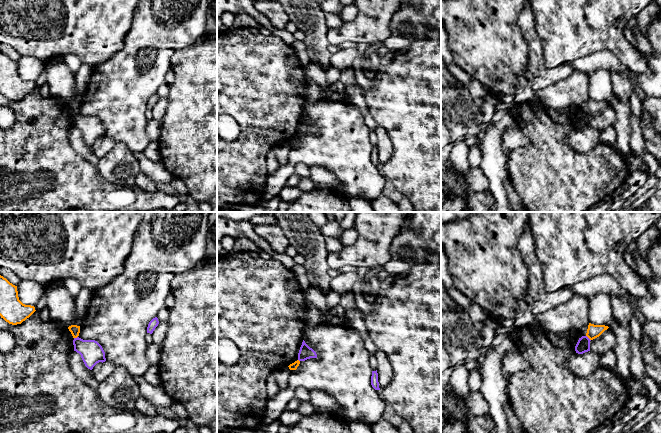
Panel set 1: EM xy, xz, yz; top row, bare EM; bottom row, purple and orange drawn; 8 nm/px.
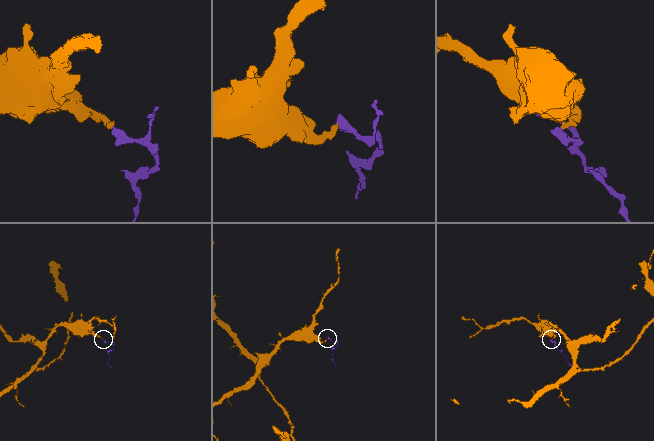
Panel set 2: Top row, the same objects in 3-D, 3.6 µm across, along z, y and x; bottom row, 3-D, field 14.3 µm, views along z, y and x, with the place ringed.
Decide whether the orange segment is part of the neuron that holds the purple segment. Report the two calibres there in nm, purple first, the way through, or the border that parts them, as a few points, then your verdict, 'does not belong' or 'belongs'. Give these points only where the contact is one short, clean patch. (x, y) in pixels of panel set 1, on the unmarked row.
calibres 110 and 110 nm; border yz (586, 111), (590, 116); does not belong

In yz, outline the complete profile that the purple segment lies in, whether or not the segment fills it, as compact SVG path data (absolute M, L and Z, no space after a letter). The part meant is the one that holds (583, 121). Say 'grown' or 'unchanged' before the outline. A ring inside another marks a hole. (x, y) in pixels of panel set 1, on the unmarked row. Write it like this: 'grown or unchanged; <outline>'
unchanged; M582 112L581 114L579 114L575 122L576 129L583 130L590 127L590 117L591 116L587 112Z

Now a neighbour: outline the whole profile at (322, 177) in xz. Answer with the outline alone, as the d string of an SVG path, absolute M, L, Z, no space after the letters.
M311 166L309 178L318 187L325 187L329 190L333 190L340 185L339 180L336 176L323 166Z

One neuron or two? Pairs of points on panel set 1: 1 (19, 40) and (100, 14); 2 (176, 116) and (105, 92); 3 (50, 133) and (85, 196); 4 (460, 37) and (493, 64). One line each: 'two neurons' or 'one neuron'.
1: one neuron
2: two neurons
3: one neuron
4: one neuron

